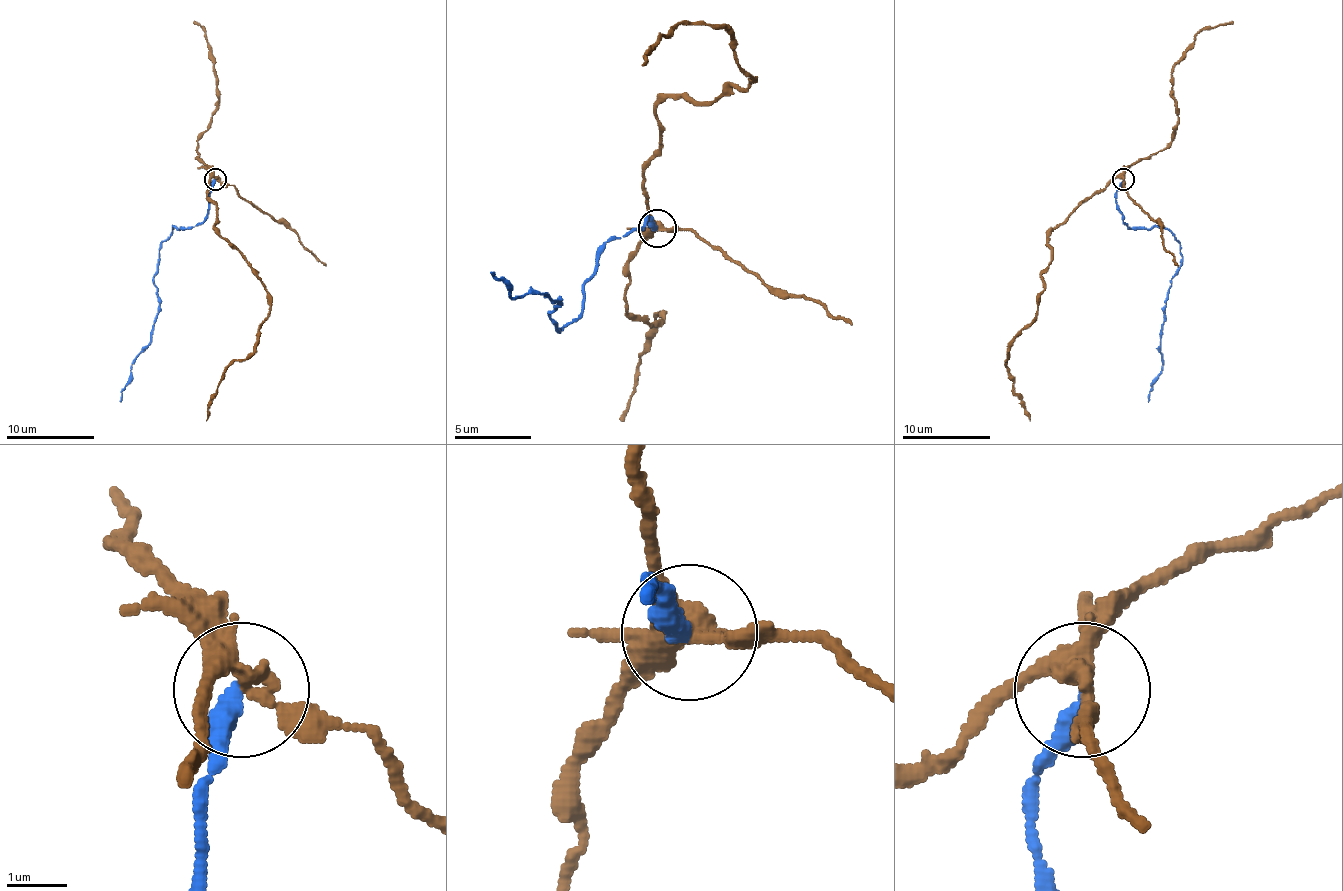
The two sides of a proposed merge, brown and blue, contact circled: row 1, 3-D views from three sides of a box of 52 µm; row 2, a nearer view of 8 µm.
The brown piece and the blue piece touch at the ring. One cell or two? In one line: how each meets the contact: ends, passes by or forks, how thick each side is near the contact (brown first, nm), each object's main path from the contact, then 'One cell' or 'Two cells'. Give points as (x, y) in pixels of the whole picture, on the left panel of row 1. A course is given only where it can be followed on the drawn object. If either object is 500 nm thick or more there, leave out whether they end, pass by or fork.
At the ring brown forks. At the ring blue ends. Thickness 260 nm (brown) against 320 nm. Course of brown: (214, 180), (208, 189), (216, 206), (214, 230), (265, 287), (269, 314), (258, 342), (227, 366), (206, 421). Course of blue: (214, 180), (203, 219), (173, 226), (162, 244), (153, 279), (159, 311), (120, 401). Two cells

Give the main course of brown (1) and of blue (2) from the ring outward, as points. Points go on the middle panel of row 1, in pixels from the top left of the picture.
1: (656, 229), (656, 106), (752, 79), (710, 25), (679, 25), (641, 64)
2: (656, 229), (648, 218), (606, 245), (560, 333), (548, 314), (560, 302), (514, 298), (491, 271)

